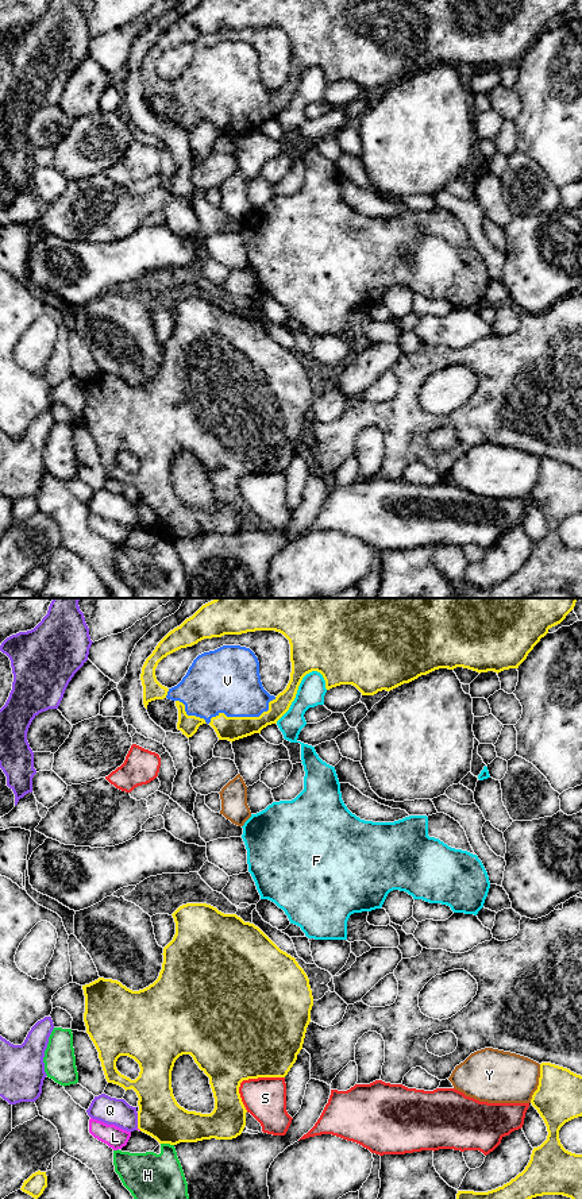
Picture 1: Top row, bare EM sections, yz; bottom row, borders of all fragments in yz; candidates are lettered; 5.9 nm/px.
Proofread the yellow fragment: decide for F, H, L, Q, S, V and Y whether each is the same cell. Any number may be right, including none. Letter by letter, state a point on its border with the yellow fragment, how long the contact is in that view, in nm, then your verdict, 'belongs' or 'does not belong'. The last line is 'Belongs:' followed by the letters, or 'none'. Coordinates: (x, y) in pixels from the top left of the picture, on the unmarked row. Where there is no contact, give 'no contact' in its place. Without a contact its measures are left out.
F: meets yellow in yz at (296, 88); contact 400 nm long; does not belong
H: meets yellow in yz at (168, 538); contact 80 nm long; does not belong
L: meets yellow in yz at (139, 524); contact 30 nm long; does not belong
Q: meets yellow in yz at (138, 516); contact 100 nm long; does not belong
S: meets yellow in yz at (247, 474); contact 320 nm long; does not belong
V: meets yellow in yz at (224, 110); contact 600 nm long; belongs
Y: meets yellow in yz at (539, 478); contact 240 nm long; does not belong
Belongs: V

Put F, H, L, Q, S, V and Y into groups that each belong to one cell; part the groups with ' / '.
F / H / L / Q / S / V / Y

